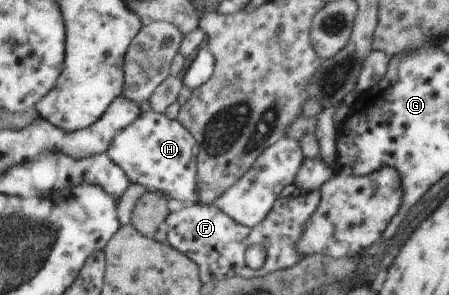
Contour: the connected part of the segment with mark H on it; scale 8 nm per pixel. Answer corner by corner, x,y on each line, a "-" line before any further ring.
149,109
114,135
107,153
110,160
122,168
130,183
144,186
147,192
162,191
170,198
194,203
200,199
196,186
198,151
194,136
180,122

